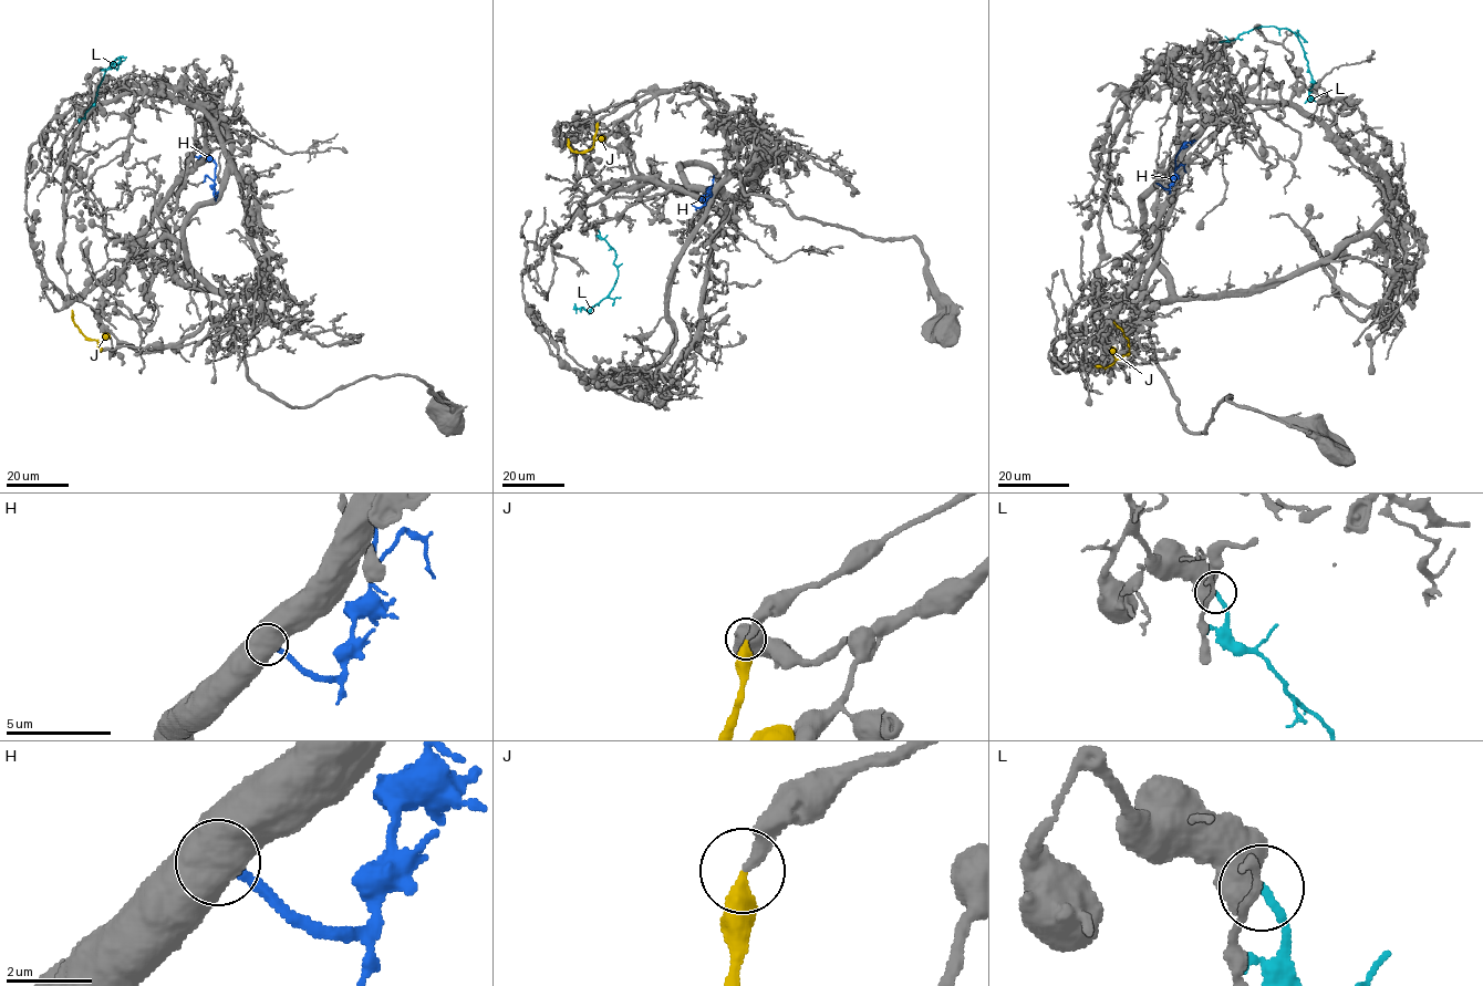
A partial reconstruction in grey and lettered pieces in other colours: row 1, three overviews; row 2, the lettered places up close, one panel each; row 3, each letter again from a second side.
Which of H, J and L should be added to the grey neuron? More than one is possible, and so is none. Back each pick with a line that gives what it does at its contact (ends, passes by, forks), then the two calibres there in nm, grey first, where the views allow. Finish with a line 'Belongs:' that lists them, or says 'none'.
J: it ends | 320/440 nm
Belongs: J

